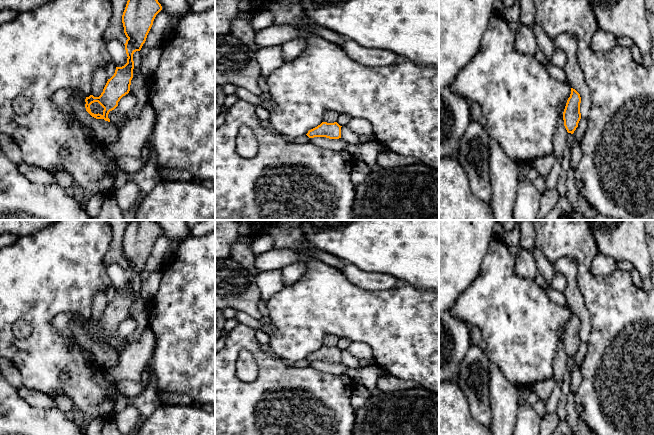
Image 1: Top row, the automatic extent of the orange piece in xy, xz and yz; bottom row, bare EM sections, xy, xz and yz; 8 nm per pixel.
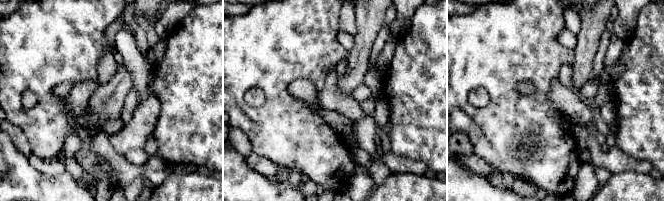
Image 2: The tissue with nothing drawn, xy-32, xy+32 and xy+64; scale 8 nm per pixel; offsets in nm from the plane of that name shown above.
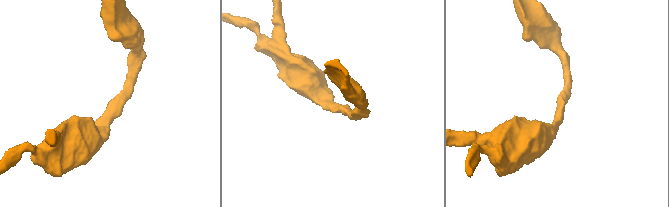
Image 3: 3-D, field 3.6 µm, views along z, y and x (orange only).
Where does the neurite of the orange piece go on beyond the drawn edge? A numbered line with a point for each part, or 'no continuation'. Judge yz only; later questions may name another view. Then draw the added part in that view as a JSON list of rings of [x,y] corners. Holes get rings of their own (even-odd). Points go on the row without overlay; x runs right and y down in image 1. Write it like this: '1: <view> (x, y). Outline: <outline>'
no continuation

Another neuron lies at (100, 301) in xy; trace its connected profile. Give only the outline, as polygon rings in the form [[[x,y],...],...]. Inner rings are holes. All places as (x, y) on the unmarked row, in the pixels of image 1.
[[[97,292],[92,300],[92,319],[99,321],[108,305],[106,292]]]

